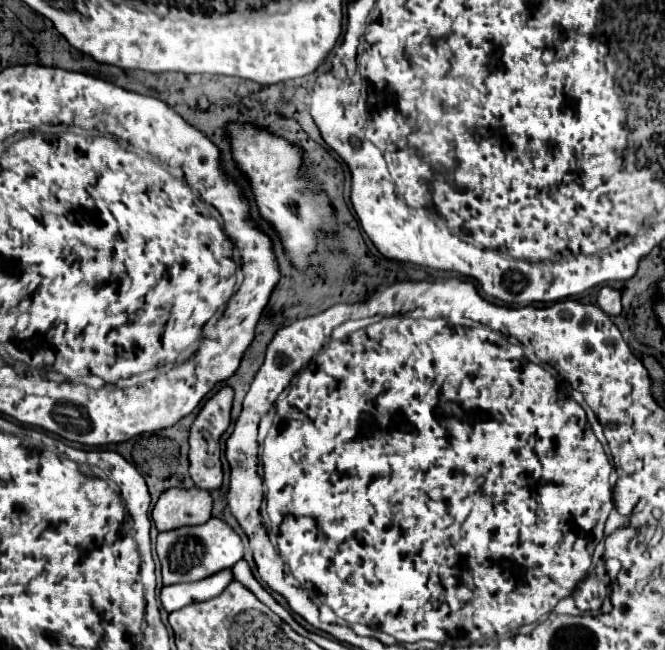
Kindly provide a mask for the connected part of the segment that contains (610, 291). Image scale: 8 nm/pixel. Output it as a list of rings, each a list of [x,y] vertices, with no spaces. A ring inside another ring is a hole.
[[[600,288],[598,292],[598,306],[608,314],[608,316],[618,316],[620,314],[620,292],[614,288]]]

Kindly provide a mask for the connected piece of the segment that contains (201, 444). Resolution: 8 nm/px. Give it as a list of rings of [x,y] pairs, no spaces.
[[[222,388],[214,398],[210,398],[200,414],[196,416],[192,428],[190,428],[190,478],[194,480],[194,486],[200,490],[216,490],[222,484],[222,462],[220,462],[220,436],[230,424],[230,408],[232,408],[234,392],[230,388]]]

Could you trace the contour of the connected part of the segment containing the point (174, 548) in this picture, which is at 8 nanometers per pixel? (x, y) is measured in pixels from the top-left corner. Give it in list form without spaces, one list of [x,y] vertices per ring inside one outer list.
[[[210,518],[202,526],[178,528],[174,532],[160,532],[156,552],[162,562],[162,580],[166,586],[180,582],[196,582],[208,578],[224,568],[232,568],[244,554],[240,536],[222,520]]]

